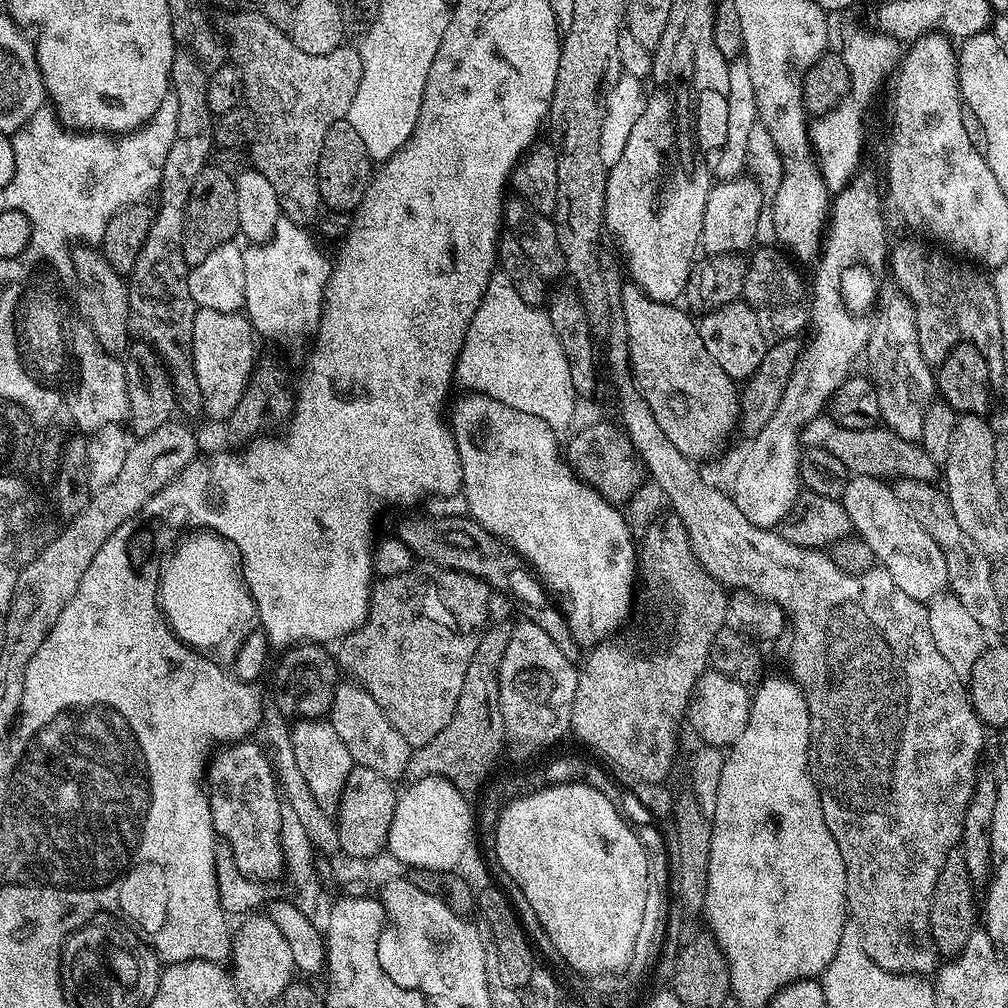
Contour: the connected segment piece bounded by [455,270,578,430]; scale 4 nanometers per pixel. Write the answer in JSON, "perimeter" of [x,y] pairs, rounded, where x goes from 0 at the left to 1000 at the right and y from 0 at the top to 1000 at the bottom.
{"perimeter":[[[495,268],[489,269],[484,278],[484,287],[470,312],[466,323],[462,327],[460,342],[456,348],[456,357],[452,360],[451,376],[461,381],[461,386],[469,390],[485,393],[502,403],[510,403],[510,407],[518,407],[518,411],[528,411],[541,417],[550,427],[557,427],[567,417],[571,409],[573,394],[565,379],[565,363],[562,363],[562,351],[558,351],[558,339],[554,339],[554,331],[550,331],[550,323],[546,323],[543,309],[518,300],[514,296],[514,288]]]}

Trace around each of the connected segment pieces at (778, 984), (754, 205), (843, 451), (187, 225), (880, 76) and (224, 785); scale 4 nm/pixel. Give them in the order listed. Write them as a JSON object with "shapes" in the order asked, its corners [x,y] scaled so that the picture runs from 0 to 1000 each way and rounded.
{"shapes":[[[[758,673],[746,690],[744,708],[740,716],[740,724],[721,743],[720,753],[716,760],[716,772],[712,776],[712,796],[708,796],[706,826],[704,827],[704,857],[700,867],[700,887],[698,888],[698,904],[701,924],[712,935],[724,962],[725,987],[730,988],[738,996],[758,996],[770,989],[782,976],[789,972],[805,972],[816,969],[823,958],[827,946],[831,946],[831,935],[835,935],[835,923],[843,913],[841,892],[839,891],[839,859],[835,855],[835,843],[831,843],[831,835],[827,835],[827,827],[823,827],[823,819],[819,819],[819,812],[815,808],[815,796],[806,775],[806,767],[802,764],[802,729],[804,728],[803,708],[800,704],[798,690],[789,675],[763,675]]],[[[735,173],[727,179],[707,182],[700,196],[700,208],[696,212],[694,246],[702,252],[741,251],[751,241],[749,229],[752,227],[753,214],[759,206],[759,191],[745,173]]],[[[814,411],[798,422],[793,434],[798,444],[820,446],[822,450],[827,450],[827,454],[835,457],[835,462],[839,462],[842,469],[851,472],[870,474],[902,472],[908,476],[924,477],[925,467],[930,467],[931,464],[912,439],[891,435],[882,425],[876,423],[859,427],[843,427],[839,423],[830,421],[824,412]]],[[[203,165],[196,173],[196,177],[192,177],[192,185],[188,188],[188,200],[185,204],[185,220],[183,221],[185,260],[188,264],[200,260],[200,256],[204,256],[208,248],[227,241],[237,228],[233,178],[229,174],[225,175],[218,167]]],[[[845,32],[840,36],[833,55],[844,75],[843,91],[818,114],[811,116],[803,126],[803,142],[809,156],[810,153],[812,155],[811,164],[817,183],[825,192],[833,190],[852,168],[857,145],[857,109],[872,89],[879,73],[886,70],[893,56],[891,40],[874,32],[865,32]]],[[[243,732],[215,741],[204,762],[204,778],[208,783],[206,799],[215,830],[229,843],[238,866],[257,875],[283,868],[282,841],[278,838],[278,816],[282,806],[270,755],[266,746],[252,735]]]]}

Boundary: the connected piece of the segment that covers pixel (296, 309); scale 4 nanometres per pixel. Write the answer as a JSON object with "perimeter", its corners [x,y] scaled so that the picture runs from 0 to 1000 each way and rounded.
{"perimeter":[[[280,216],[264,241],[247,245],[242,250],[244,288],[241,309],[255,330],[274,341],[298,341],[305,333],[306,336],[313,334],[313,326],[317,323],[327,262],[321,259],[320,252],[310,243],[309,236],[302,230],[305,229],[299,223]]]}

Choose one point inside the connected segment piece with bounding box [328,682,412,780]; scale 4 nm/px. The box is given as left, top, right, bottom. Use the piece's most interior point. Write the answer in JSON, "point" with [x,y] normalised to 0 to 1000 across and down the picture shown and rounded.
{"point":[370,737]}

